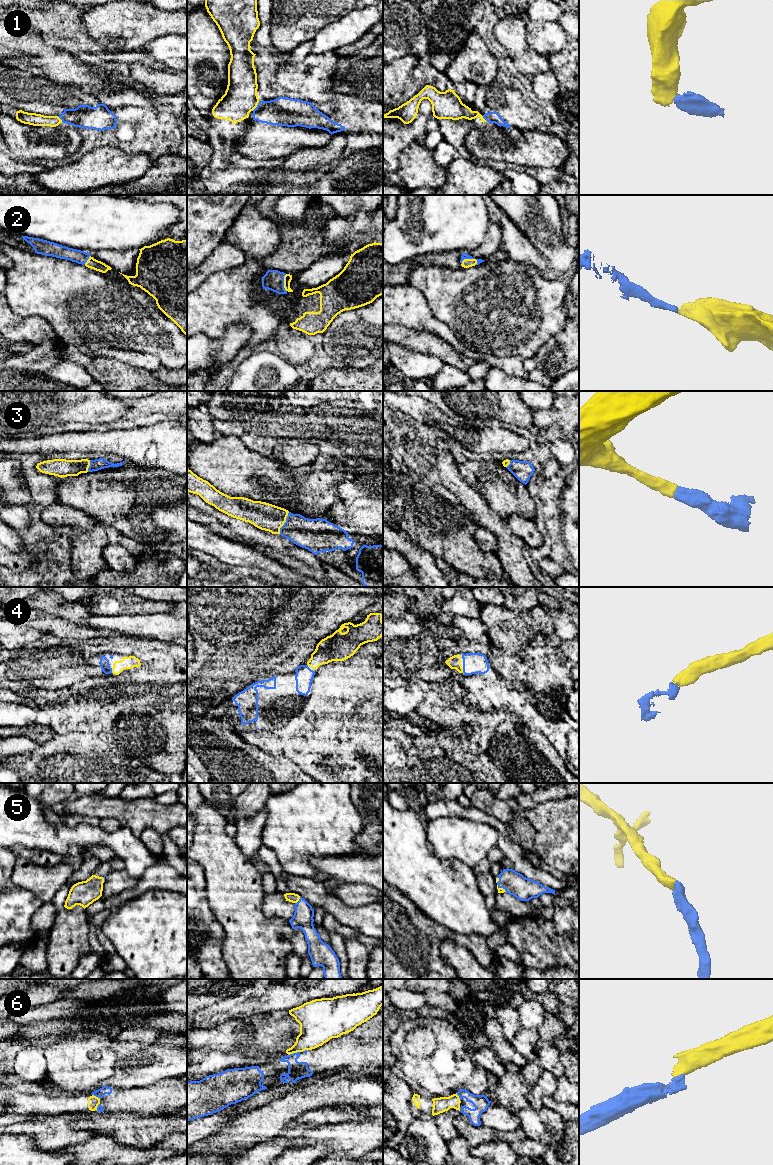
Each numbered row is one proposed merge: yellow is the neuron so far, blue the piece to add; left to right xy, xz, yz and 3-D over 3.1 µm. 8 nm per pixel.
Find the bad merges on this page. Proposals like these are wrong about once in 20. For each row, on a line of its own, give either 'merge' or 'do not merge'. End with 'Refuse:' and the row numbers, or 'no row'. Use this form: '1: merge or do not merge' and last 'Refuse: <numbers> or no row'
1: do not merge
2: merge
3: merge
4: merge
5: merge
6: do not merge
Refuse: 1, 6

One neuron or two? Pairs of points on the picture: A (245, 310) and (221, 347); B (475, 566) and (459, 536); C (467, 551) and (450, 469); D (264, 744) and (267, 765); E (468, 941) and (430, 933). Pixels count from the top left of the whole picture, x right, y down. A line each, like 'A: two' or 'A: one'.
A: two
B: one
C: two
D: two
E: one

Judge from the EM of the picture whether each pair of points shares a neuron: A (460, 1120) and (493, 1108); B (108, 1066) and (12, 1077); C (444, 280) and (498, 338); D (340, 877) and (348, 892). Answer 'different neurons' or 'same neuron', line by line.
A: different neurons
B: same neuron
C: same neuron
D: different neurons

